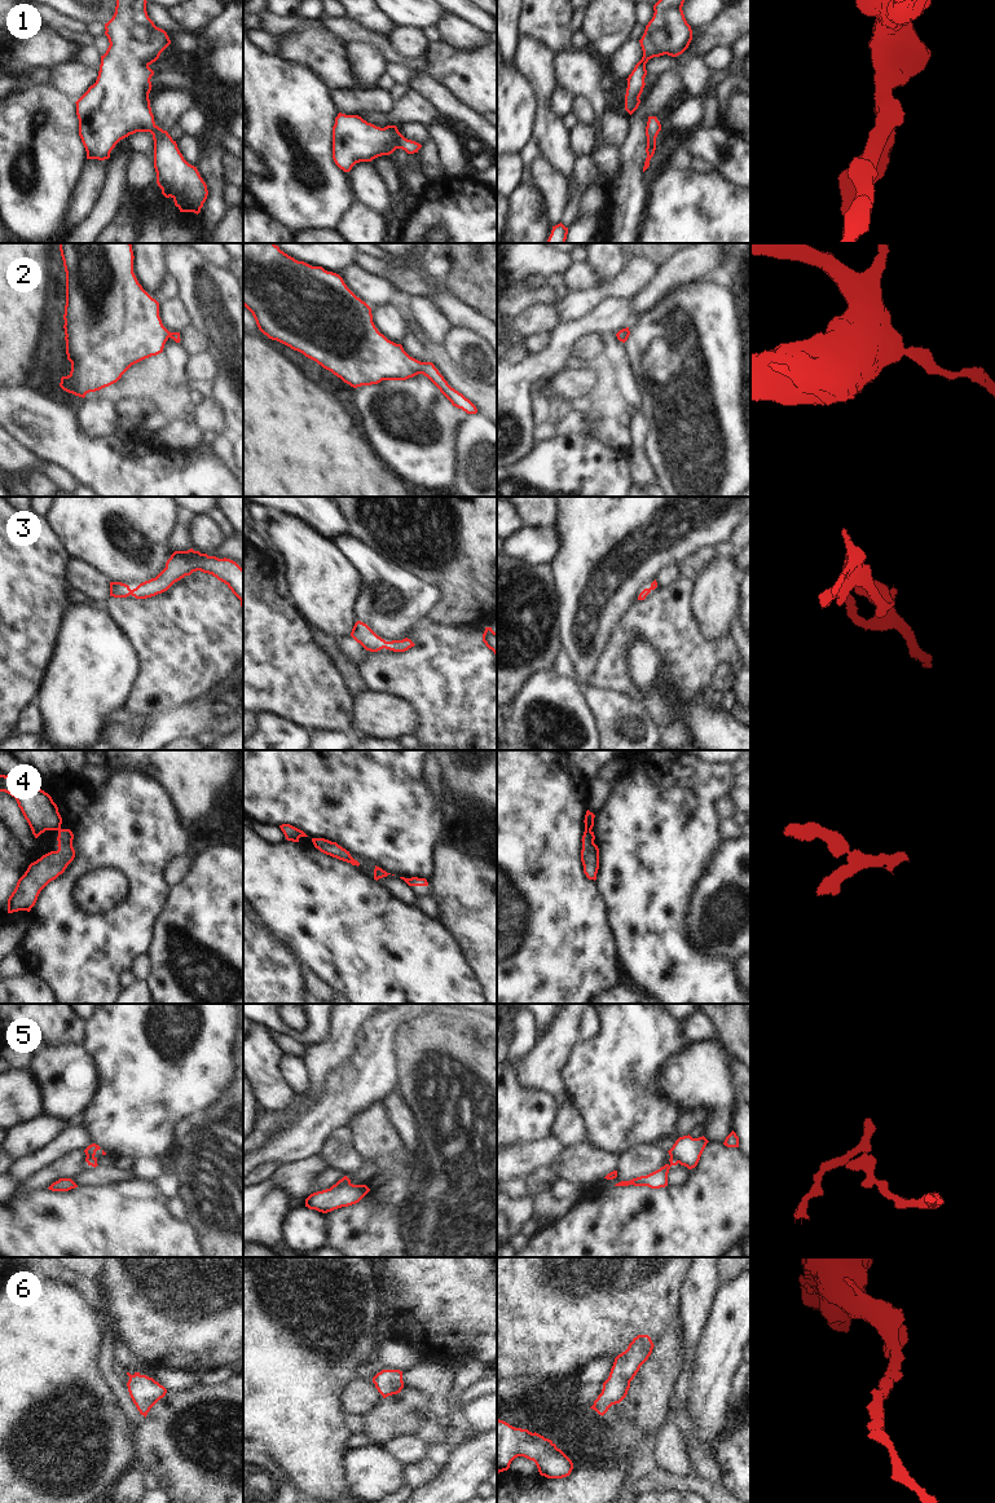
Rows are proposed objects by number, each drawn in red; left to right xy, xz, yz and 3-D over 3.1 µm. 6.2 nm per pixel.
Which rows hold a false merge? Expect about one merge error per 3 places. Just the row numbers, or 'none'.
4, 5.

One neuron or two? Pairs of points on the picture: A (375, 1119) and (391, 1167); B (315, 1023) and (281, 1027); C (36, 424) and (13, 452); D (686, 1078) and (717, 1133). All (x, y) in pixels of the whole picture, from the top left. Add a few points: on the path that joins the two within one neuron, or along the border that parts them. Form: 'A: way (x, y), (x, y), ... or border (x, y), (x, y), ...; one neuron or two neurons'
A: way (375, 1131), (375, 1141), (387, 1155); one neuron
B: way (307, 1031), (304, 1034), (289, 1032); one neuron
C: border (13, 437), (44, 462); two neurons
D: way (700, 1091), (717, 1107), (717, 1119); one neuron

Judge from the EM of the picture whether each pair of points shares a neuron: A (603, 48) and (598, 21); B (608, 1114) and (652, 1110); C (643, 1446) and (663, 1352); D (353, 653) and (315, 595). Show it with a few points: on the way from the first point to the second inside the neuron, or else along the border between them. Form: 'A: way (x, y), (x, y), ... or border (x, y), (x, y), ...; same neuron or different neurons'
A: way (603, 42), (603, 27); same neuron
B: way (619, 1113), (621, 1110), (642, 1110); same neuron
C: border (656, 1438), (650, 1433), (645, 1433), (632, 1451); different neurons
D: border (349, 635), (334, 639); different neurons

